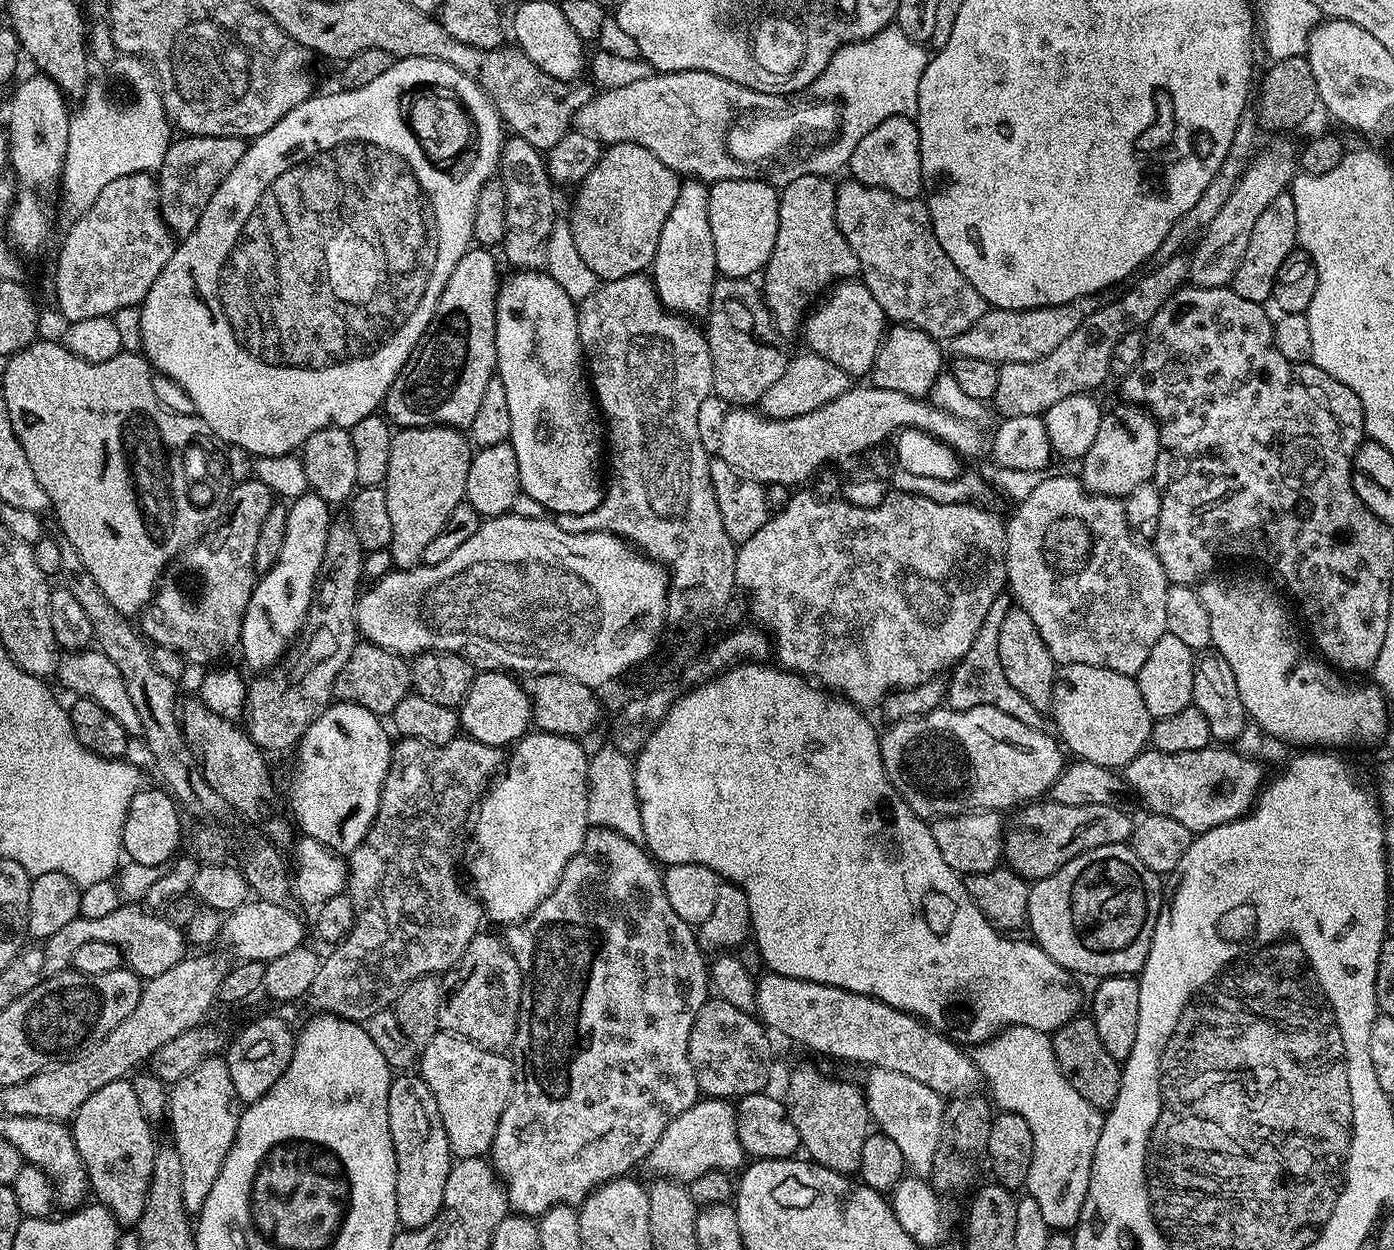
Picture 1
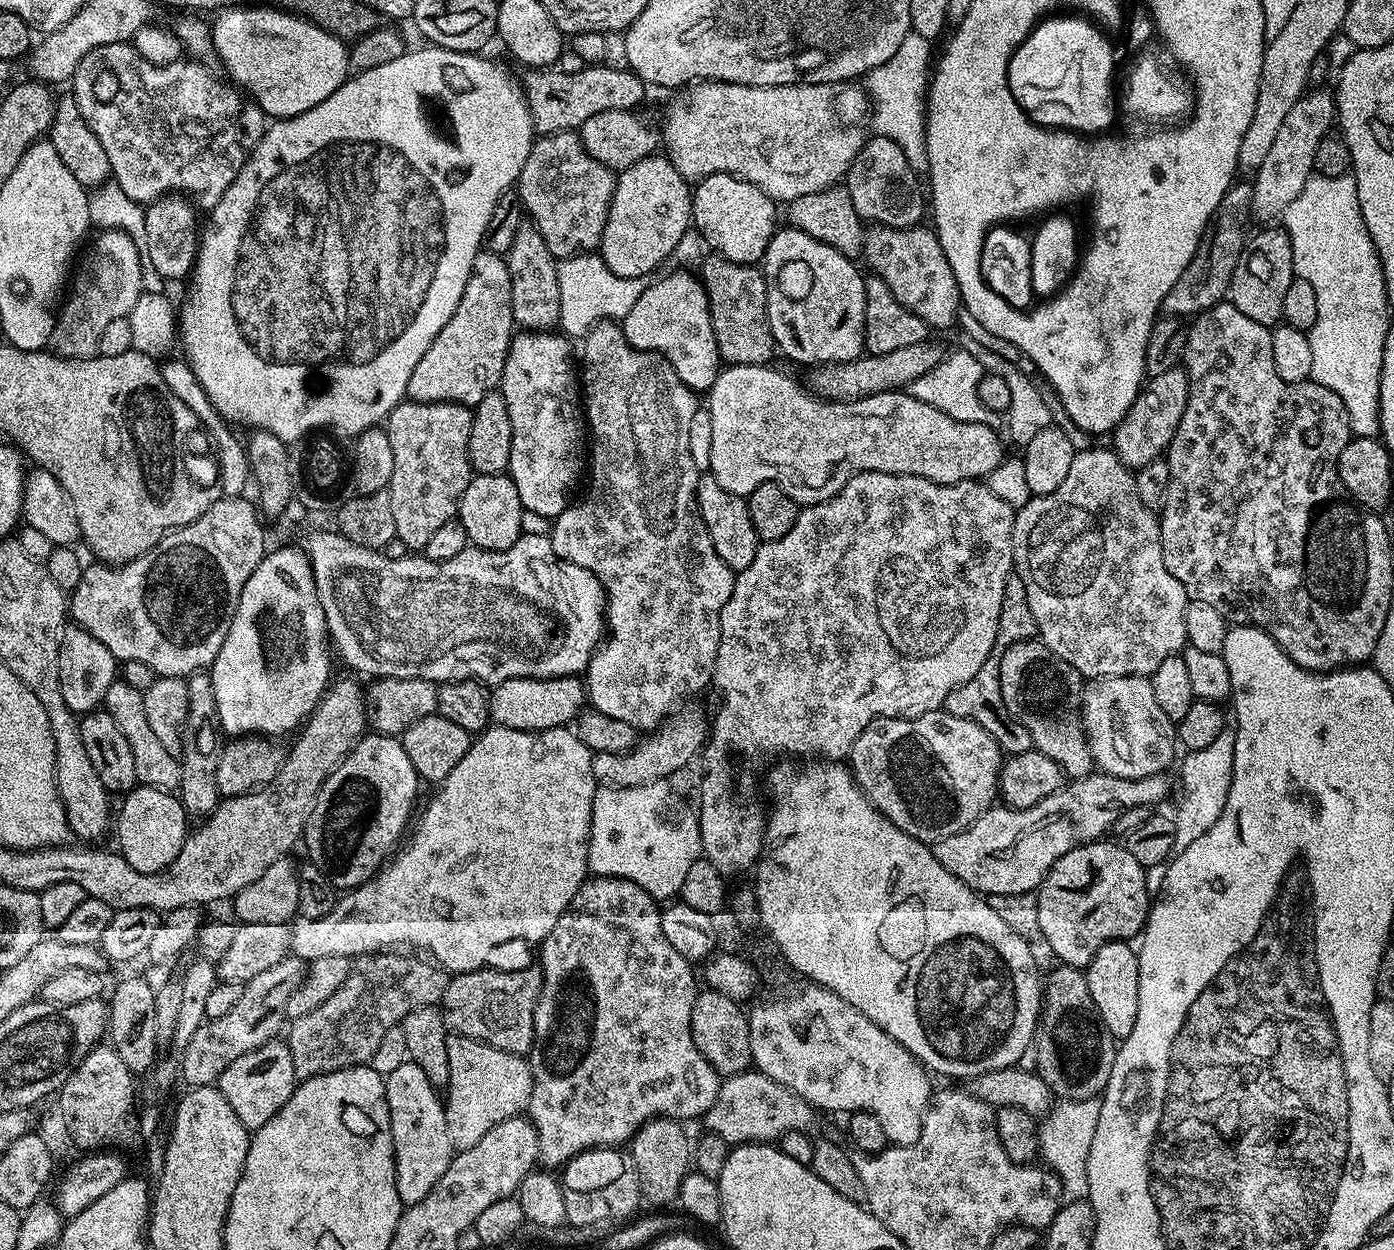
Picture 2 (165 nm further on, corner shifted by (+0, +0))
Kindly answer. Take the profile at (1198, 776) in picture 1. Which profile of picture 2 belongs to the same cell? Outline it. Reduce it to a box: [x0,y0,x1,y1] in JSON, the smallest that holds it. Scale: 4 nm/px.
[934,770,1168,897]

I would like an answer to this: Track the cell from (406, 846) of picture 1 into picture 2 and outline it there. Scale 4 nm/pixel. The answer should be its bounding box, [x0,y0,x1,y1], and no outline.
[286,950,449,1081]

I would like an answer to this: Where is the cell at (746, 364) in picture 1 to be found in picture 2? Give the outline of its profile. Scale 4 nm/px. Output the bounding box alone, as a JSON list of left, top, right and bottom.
[698,254,777,365]

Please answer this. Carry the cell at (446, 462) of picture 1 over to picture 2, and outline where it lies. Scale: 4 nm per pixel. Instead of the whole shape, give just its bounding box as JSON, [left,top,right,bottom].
[386,399,474,550]

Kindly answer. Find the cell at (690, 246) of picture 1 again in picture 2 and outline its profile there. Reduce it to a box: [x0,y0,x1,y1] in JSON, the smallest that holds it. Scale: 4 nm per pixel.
[622,270,722,394]

